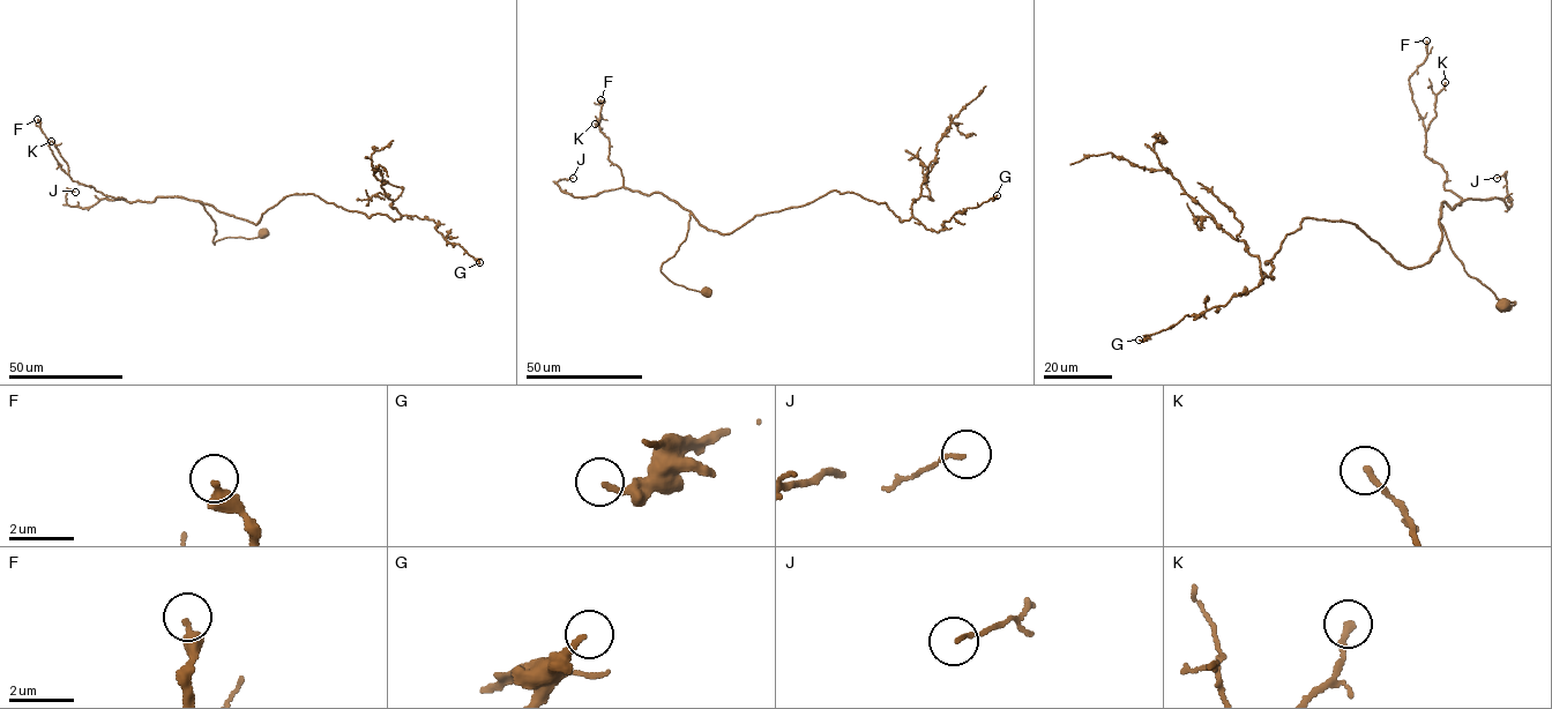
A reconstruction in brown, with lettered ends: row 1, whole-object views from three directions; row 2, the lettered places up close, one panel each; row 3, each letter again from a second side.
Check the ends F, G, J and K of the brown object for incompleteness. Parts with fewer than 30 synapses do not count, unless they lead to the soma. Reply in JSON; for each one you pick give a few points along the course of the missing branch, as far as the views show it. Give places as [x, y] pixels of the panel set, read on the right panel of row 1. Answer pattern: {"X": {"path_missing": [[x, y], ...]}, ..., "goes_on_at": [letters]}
{"goes_on_at": []}

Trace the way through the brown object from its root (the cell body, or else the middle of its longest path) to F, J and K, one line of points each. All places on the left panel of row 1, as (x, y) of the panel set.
F: (265, 231), (214, 244), (215, 223), (198, 201), (128, 201), (74, 181), (37, 119)
J: (265, 231), (214, 244), (215, 223), (198, 201), (106, 198), (83, 208), (66, 203), (67, 191), (75, 192)
K: (265, 231), (214, 244), (215, 223), (198, 201), (172, 196), (131, 201), (103, 195), (71, 178), (51, 141)

